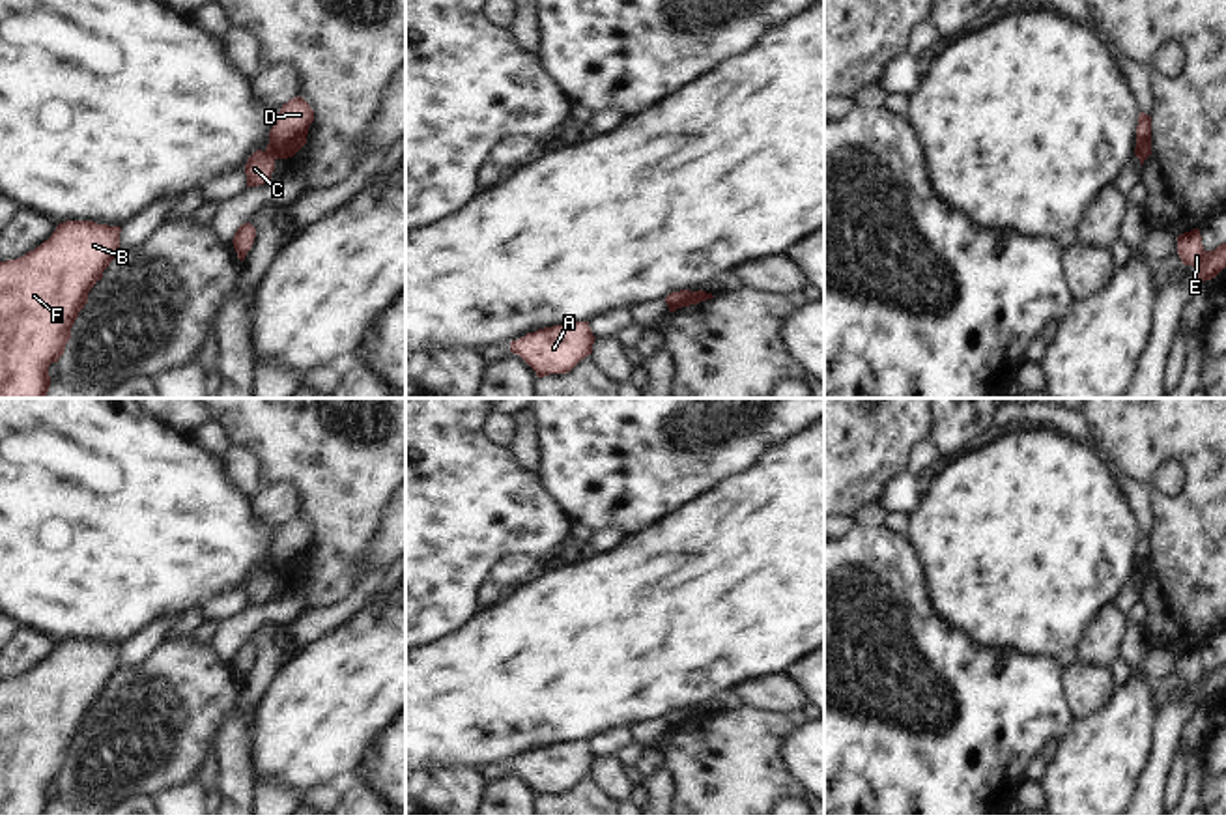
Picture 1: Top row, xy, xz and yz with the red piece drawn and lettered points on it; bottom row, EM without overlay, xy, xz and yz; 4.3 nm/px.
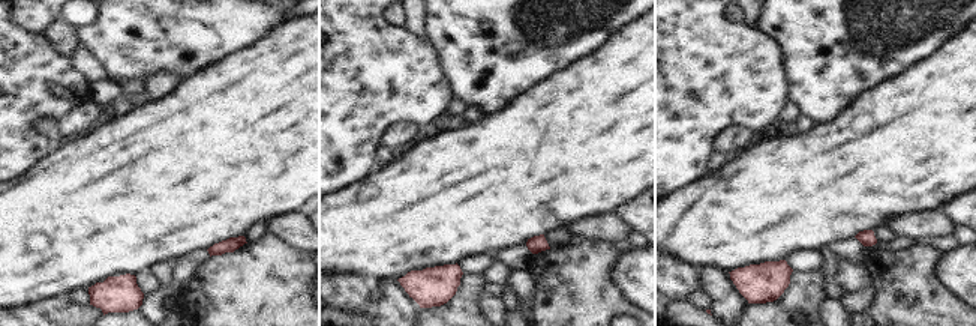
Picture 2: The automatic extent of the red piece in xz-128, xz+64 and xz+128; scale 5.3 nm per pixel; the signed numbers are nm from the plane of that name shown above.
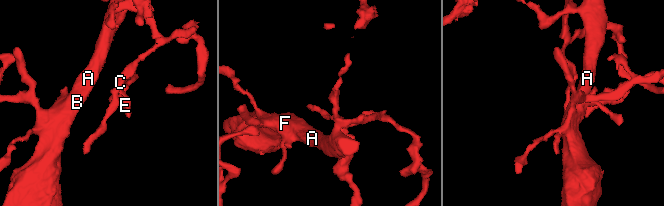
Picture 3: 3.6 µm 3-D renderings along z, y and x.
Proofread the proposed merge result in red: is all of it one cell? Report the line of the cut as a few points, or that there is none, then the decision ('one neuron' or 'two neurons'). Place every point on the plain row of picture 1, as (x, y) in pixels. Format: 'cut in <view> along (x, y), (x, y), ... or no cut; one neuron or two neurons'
cut in xz along (694, 711), (670, 726); two neurons

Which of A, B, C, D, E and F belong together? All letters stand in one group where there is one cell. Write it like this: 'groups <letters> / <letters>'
groups A B D F / C E

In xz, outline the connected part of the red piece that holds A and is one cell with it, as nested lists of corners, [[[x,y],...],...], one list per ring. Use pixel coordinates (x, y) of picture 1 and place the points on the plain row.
[[[589,740],[544,746],[510,761],[510,770],[520,774],[538,796],[566,793],[592,772],[594,753]]]

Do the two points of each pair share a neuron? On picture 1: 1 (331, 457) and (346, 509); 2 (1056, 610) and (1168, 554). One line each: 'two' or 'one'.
1: one
2: two

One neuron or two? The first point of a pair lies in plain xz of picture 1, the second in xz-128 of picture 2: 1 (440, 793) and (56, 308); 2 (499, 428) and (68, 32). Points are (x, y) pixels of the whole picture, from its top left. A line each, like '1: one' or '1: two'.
1: one
2: one

